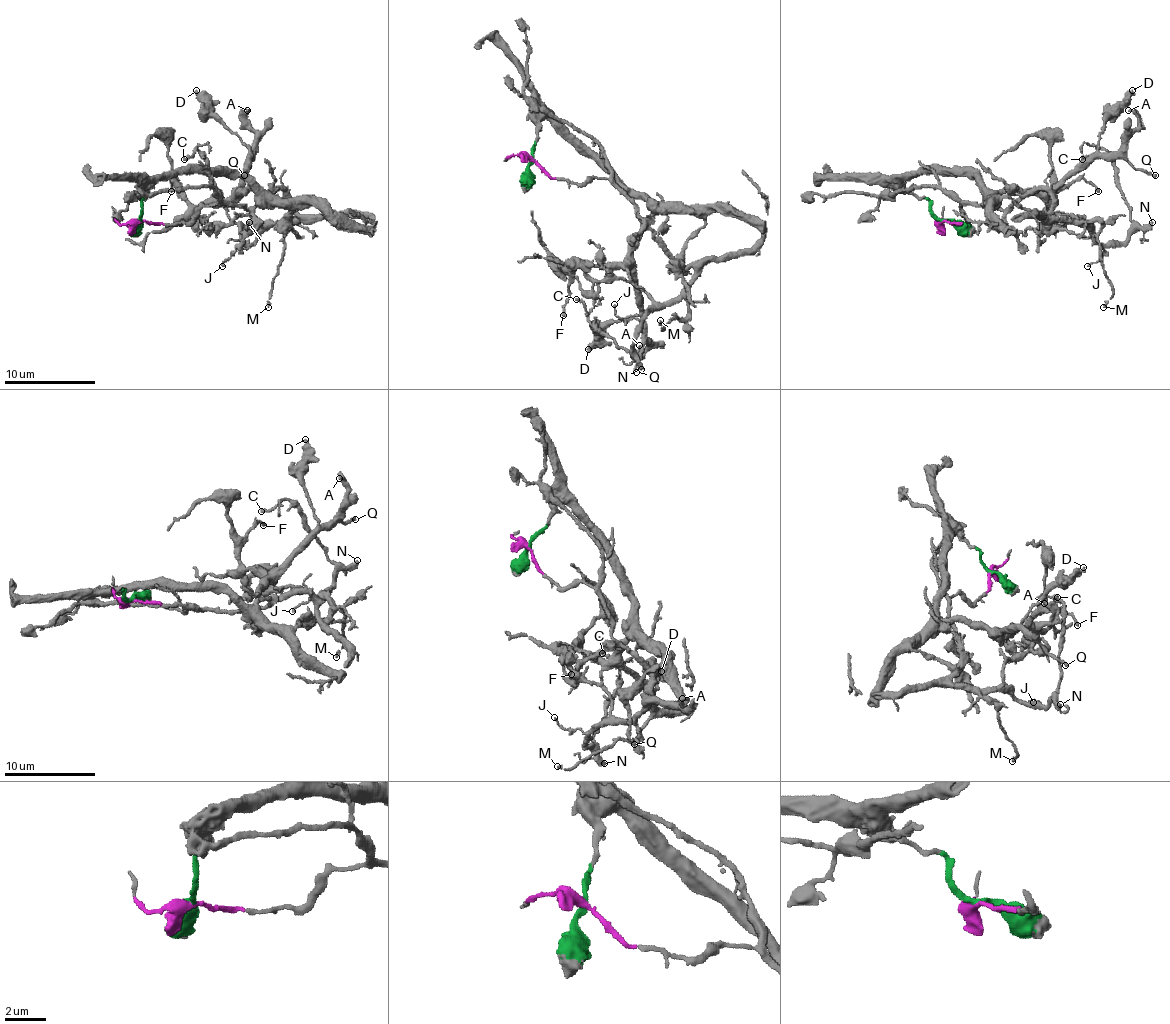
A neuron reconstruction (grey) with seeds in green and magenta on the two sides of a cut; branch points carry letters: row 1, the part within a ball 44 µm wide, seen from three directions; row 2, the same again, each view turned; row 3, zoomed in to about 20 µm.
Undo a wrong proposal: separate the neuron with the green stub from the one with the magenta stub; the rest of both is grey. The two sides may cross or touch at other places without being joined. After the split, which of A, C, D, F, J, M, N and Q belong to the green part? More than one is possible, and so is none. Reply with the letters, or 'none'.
A, D, F, Q

